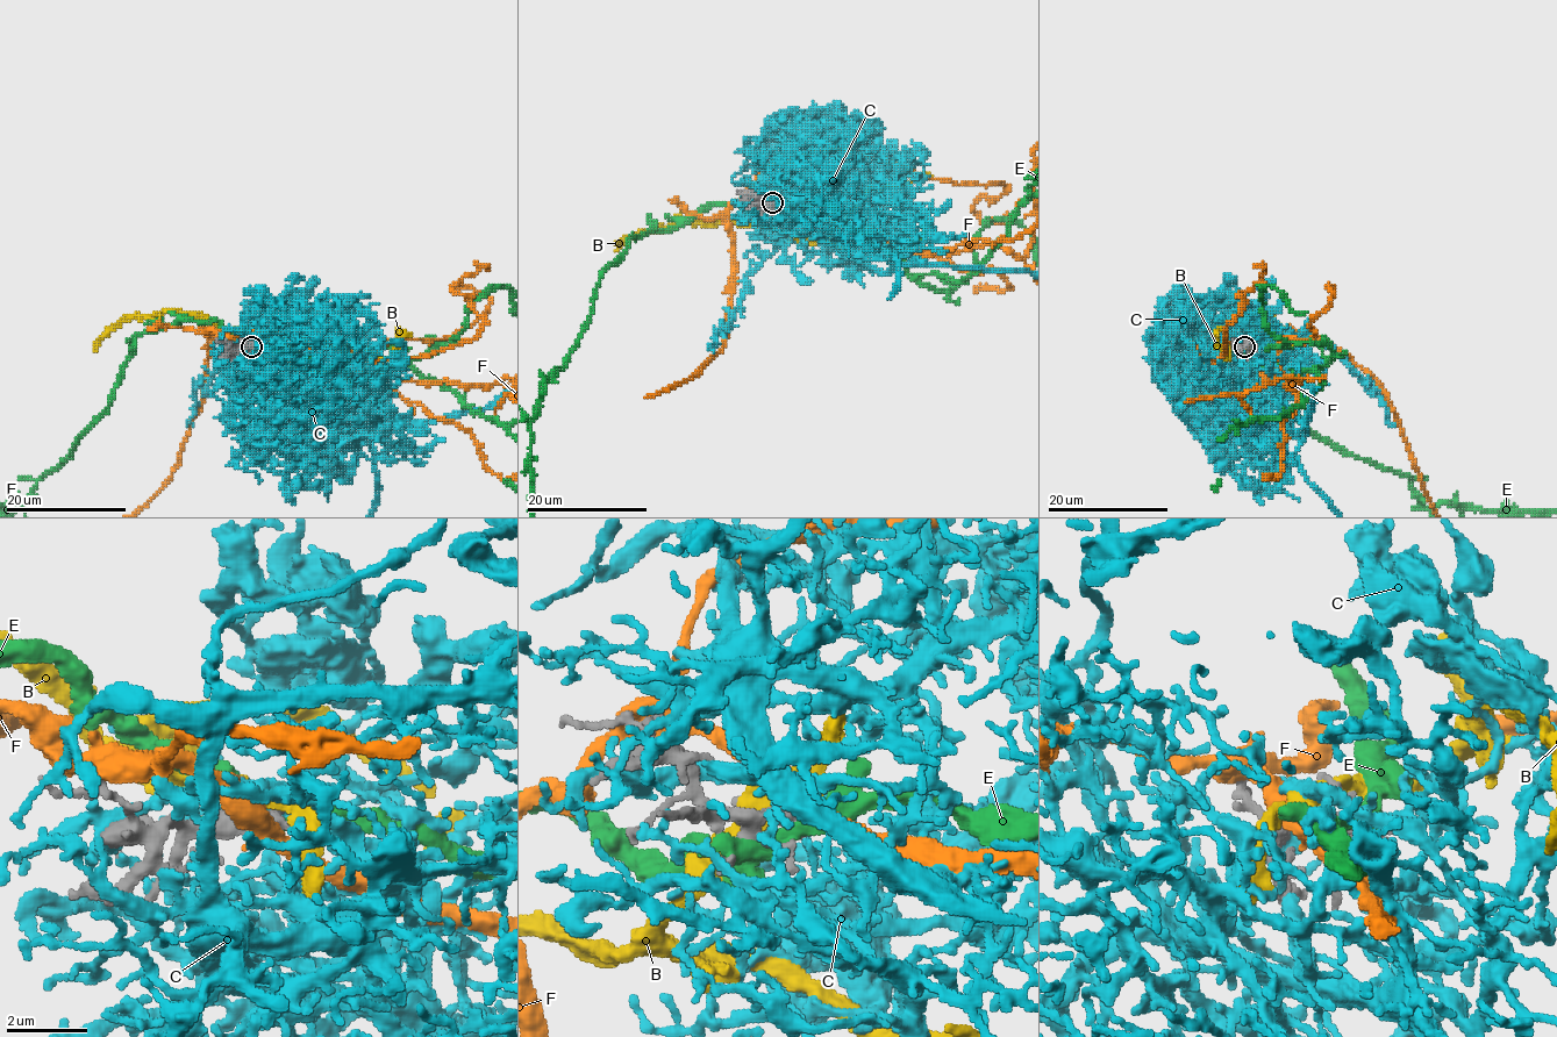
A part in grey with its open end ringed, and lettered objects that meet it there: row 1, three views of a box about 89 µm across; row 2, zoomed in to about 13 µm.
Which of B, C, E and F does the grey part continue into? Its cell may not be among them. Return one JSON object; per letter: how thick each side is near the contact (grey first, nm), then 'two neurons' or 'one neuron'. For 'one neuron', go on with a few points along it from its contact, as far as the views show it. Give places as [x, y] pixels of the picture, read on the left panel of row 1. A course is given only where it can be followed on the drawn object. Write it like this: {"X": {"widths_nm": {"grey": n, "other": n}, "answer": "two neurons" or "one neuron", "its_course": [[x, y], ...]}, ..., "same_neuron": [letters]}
{"B": {"widths_nm": {"grey": 200, "other": 440}, "answer": "two neurons"}, "C": {"widths_nm": {"grey": 280, "other": 200}, "answer": "two neurons"}, "E": {"widths_nm": {"grey": 320, "other": 380}, "answer": "two neurons"}, "F": {"widths_nm": {"grey": 320, "other": 420}, "answer": "two neurons"}, "same_neuron": []}

